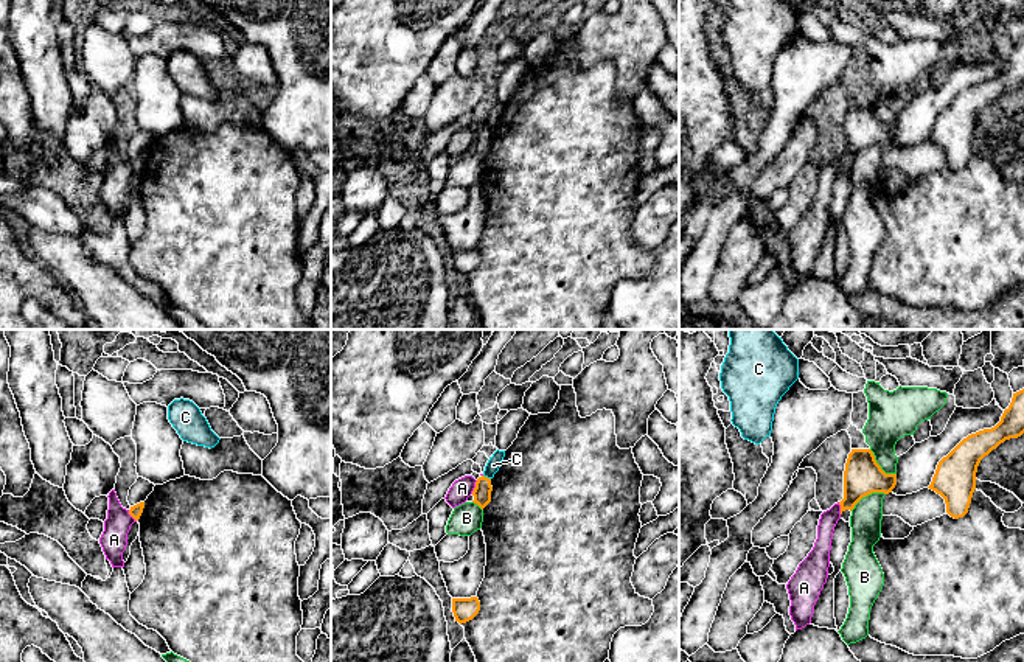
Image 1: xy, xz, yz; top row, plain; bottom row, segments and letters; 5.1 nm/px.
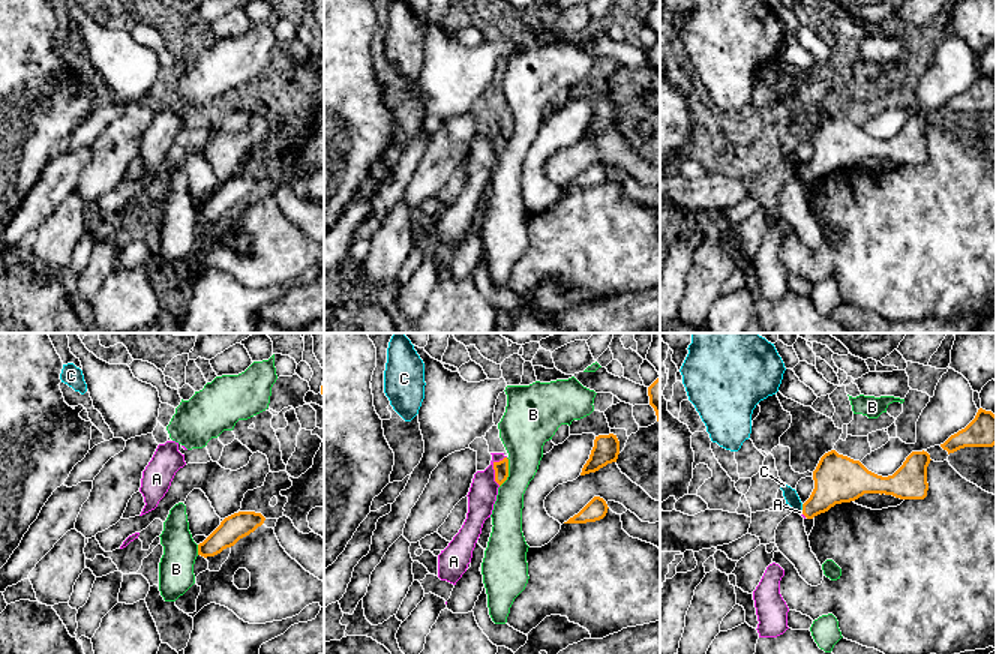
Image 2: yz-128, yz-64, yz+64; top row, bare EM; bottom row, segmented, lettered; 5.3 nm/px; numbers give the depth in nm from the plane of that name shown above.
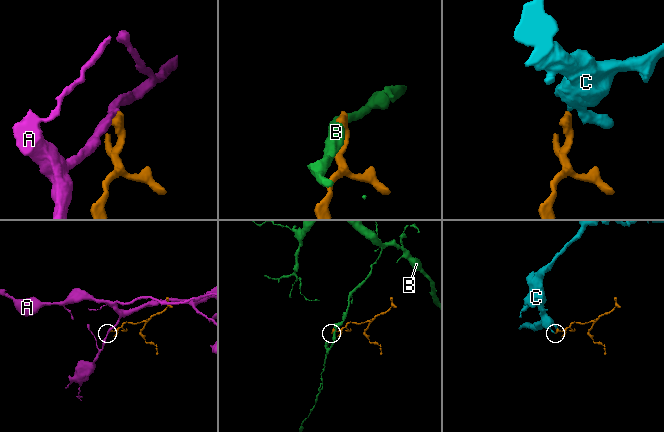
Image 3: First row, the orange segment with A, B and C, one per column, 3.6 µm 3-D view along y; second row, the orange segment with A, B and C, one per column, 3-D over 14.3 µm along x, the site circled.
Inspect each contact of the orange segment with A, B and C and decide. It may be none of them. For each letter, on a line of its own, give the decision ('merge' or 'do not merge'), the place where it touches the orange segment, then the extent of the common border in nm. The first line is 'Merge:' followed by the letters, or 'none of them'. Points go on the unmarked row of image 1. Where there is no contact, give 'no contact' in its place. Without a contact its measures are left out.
Merge: none of them
A: do not merge | xz (476, 139) | 80 nm
B: do not merge | yz (867, 146) | 200 nm
C: do not merge | xz (487, 129) | 50 nm

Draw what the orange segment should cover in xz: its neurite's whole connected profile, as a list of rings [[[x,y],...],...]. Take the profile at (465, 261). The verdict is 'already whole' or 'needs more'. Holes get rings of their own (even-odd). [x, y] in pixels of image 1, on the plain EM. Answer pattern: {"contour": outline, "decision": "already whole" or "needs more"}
{"contour": [[[477,249],[471,250],[452,250],[452,264],[455,274],[466,275],[472,272],[480,263],[480,253]]], "decision": "already whole"}

